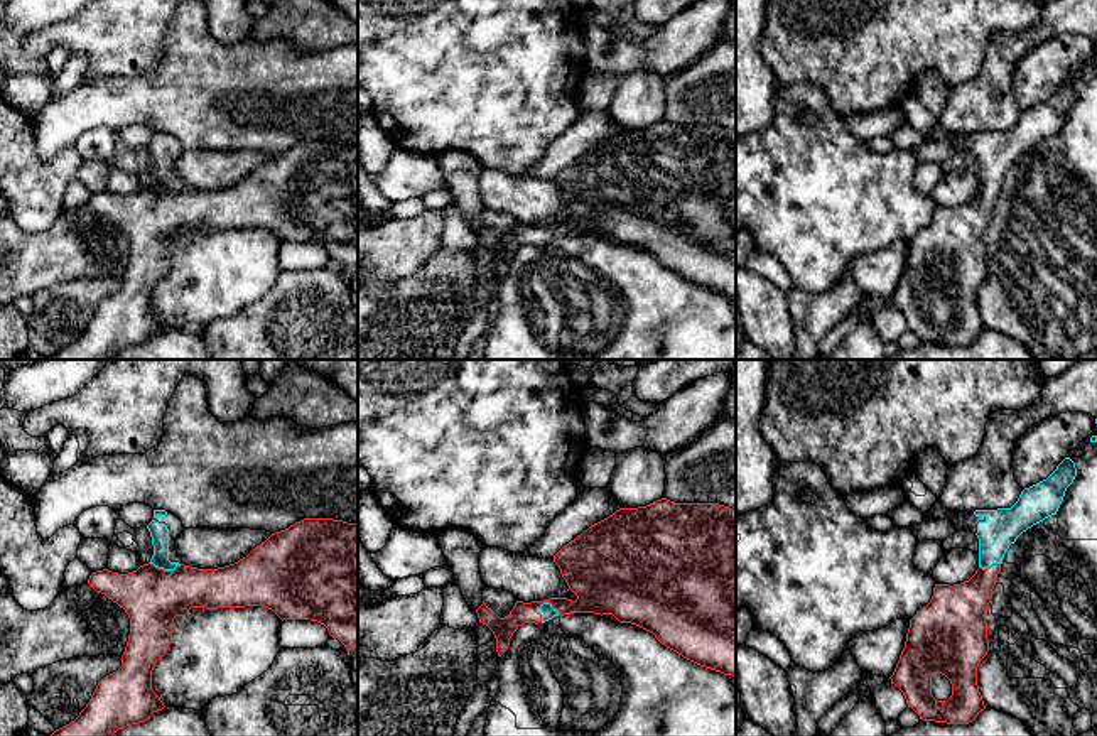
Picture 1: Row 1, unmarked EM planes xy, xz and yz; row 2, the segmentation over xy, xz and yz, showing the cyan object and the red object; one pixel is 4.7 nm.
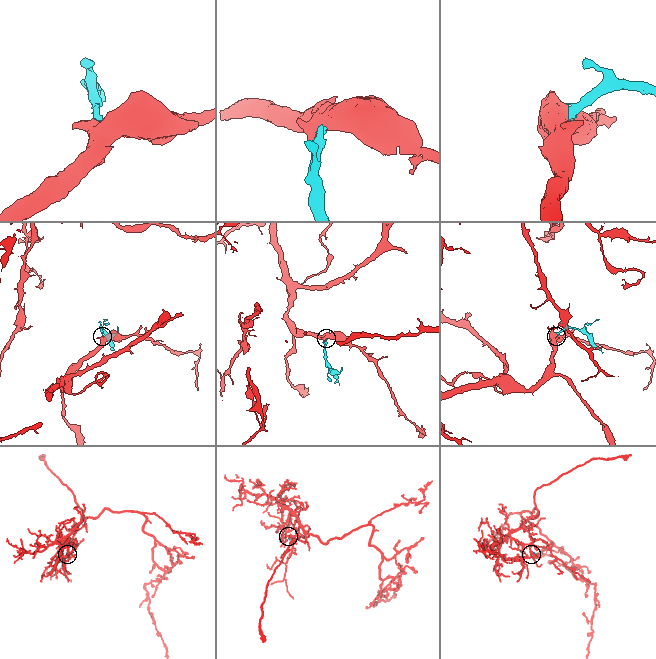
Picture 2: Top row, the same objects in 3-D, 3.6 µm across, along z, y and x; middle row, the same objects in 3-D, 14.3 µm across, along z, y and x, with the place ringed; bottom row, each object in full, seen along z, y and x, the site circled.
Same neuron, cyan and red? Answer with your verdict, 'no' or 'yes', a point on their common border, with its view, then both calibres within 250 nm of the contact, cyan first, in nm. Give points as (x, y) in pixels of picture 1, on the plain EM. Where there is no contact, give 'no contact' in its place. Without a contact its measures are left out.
yes; meets cyan in xz at (549, 225); 70 nm thick on the cyan side, 260 nm on the other

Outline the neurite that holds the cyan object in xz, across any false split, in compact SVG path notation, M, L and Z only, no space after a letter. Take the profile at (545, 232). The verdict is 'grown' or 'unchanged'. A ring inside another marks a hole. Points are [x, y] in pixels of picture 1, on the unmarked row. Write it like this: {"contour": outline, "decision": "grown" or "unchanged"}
{"contour": "M667 120L657 122L646 128L638 130L619 130L608 140L591 147L567 167L564 167L555 177L554 184L559 187L562 199L565 201L569 211L577 218L576 223L567 219L548 219L543 223L523 225L516 223L508 238L500 240L491 230L483 226L476 231L479 245L486 246L496 260L496 273L501 279L508 268L513 255L525 245L545 245L554 238L564 238L572 235L594 235L594 236L613 236L619 245L636 246L650 255L665 267L667 270L677 273L684 280L721 294L724 297L736 299L736 133L729 128L719 125L675 125Z", "decision": "grown"}

